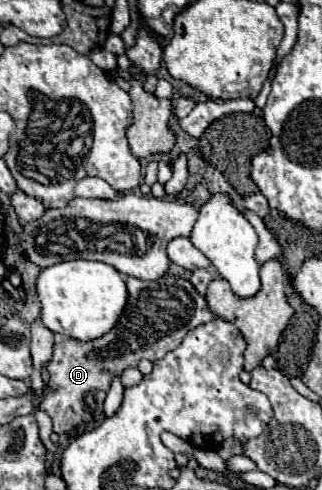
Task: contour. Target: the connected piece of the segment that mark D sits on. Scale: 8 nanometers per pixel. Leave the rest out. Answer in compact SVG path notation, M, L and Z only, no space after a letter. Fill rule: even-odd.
M165 274L161 280L143 282L127 276L125 284L129 292L127 306L113 330L91 342L69 338L55 342L53 346L53 356L47 362L51 380L49 392L45 388L43 410L51 416L55 434L67 434L79 424L99 422L103 418L103 400L113 378L119 378L127 368L137 368L143 358L151 362L161 360L181 344L187 332L213 318L213 314L207 312L203 296L183 278L177 278L175 282L175 276ZM187 312L191 312L191 316Z

